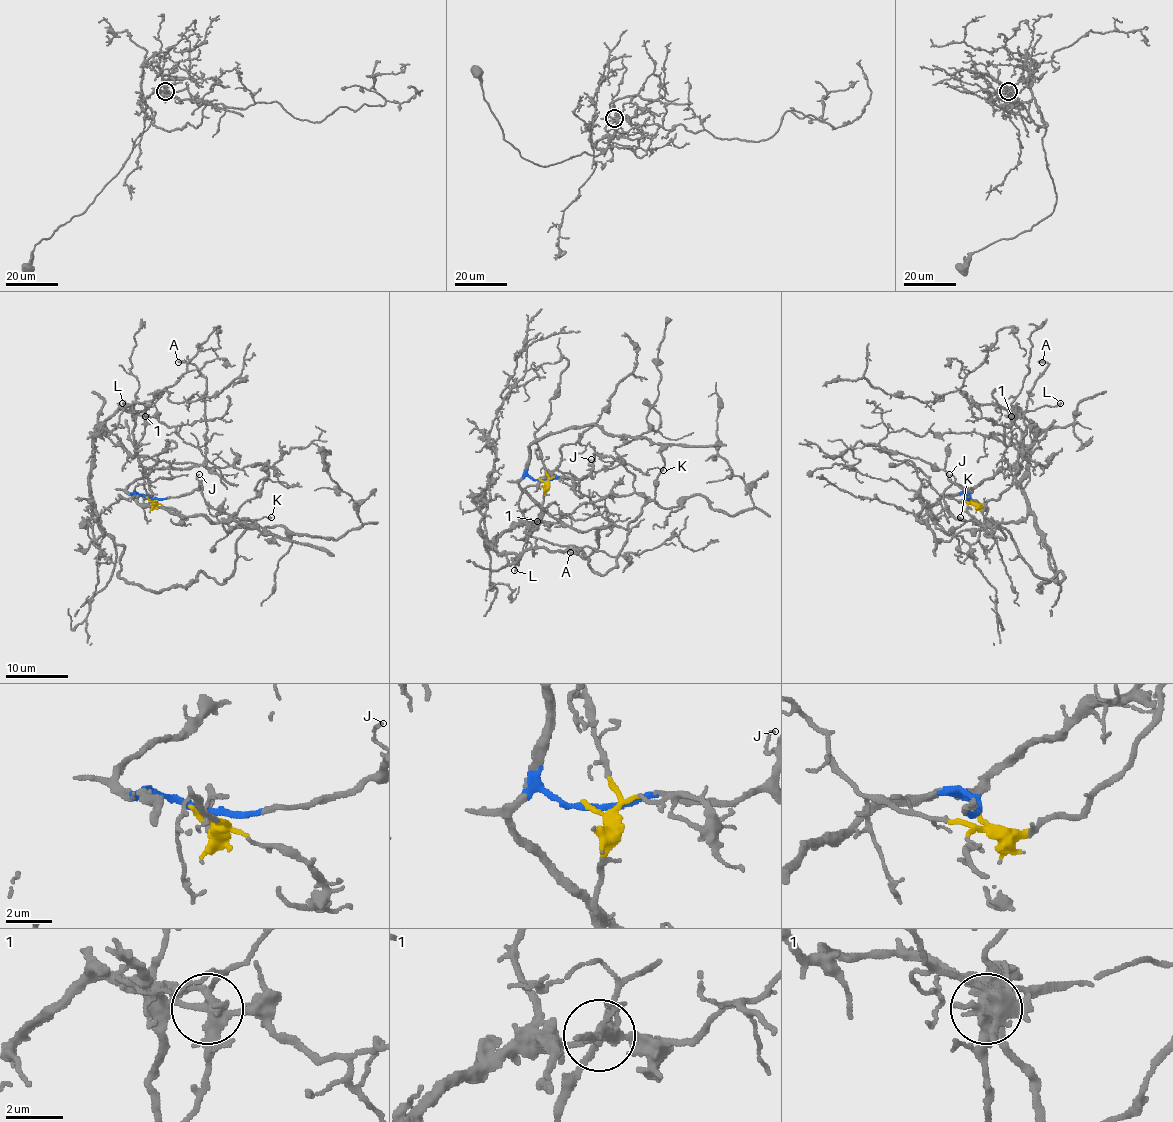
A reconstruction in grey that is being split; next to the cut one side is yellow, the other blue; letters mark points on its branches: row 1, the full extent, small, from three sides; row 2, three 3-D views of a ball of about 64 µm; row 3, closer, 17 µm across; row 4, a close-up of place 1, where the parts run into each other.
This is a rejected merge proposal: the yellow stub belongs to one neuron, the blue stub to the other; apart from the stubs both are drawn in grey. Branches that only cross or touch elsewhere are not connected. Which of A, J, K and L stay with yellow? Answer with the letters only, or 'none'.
none

